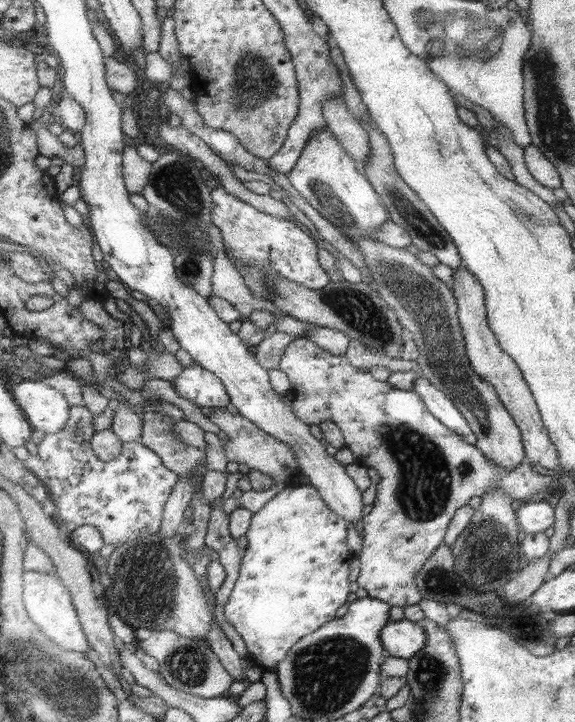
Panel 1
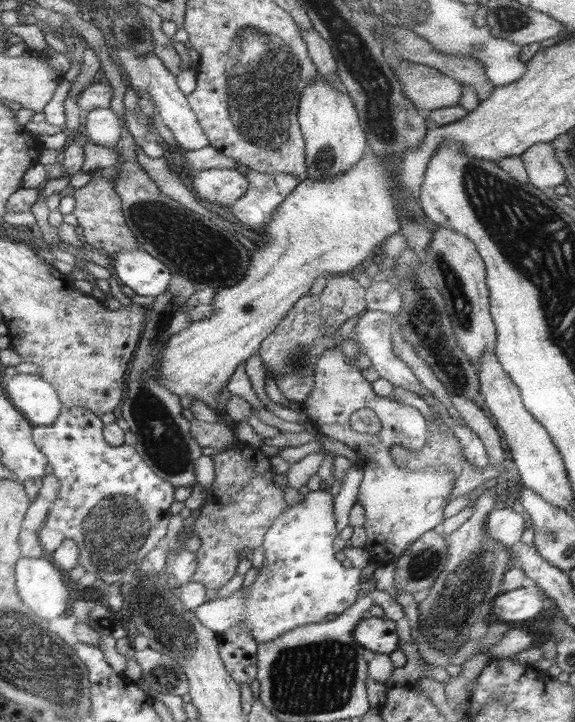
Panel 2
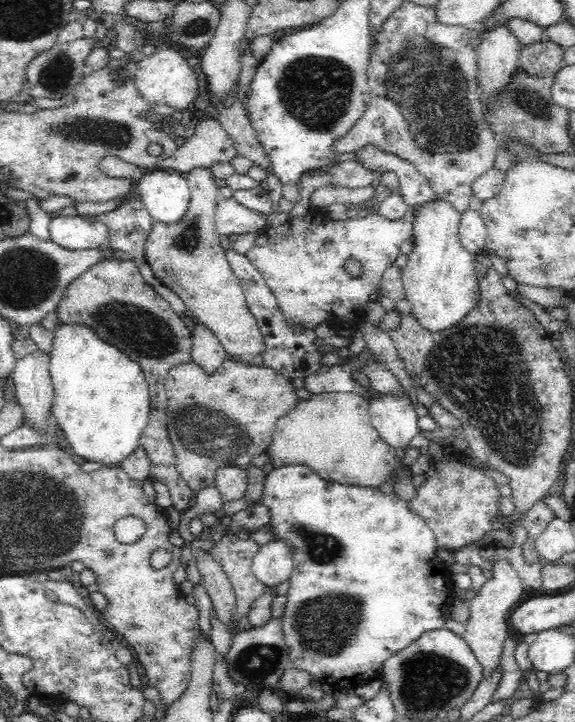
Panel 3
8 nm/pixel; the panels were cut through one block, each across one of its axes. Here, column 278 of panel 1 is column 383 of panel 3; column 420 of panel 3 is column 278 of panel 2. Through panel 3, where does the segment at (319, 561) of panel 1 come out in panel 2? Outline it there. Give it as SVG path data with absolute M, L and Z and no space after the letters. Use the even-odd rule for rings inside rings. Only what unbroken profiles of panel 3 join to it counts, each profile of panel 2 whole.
M321 488L309 492L297 506L289 506L265 536L265 566L259 572L257 582L231 598L205 602L197 608L197 618L217 634L227 632L237 624L245 624L261 646L295 628L321 624L329 614L339 618L349 612L349 608L361 600L365 586L355 572L341 564L341 552L335 546L335 540L341 536L337 530L335 502L337 498Z

